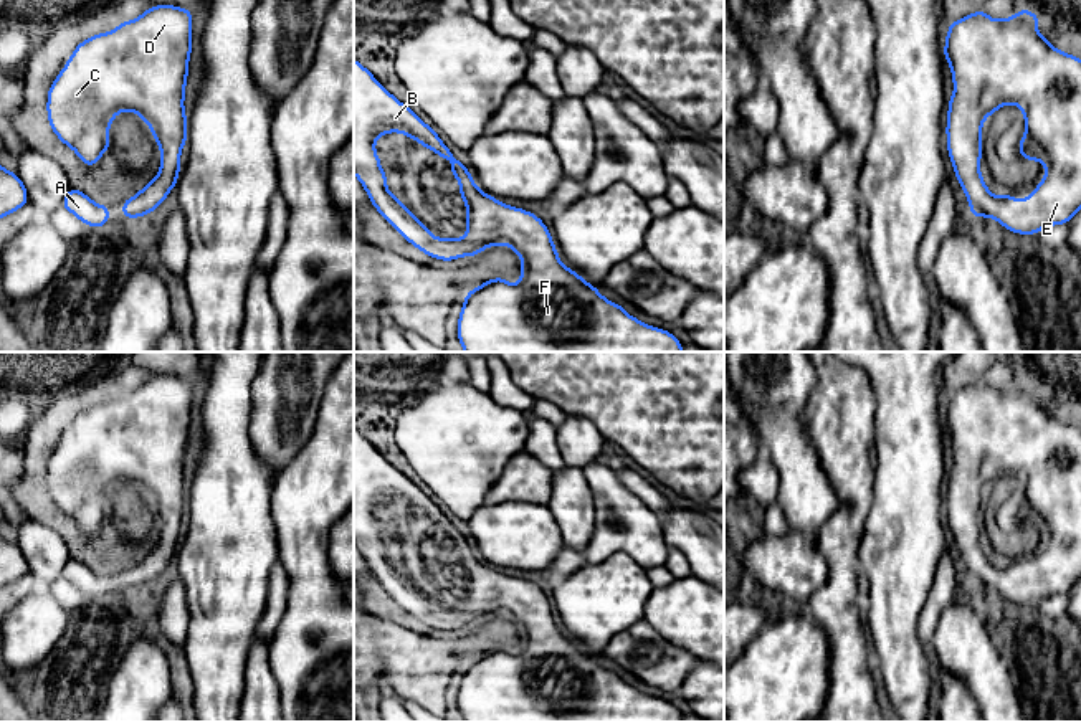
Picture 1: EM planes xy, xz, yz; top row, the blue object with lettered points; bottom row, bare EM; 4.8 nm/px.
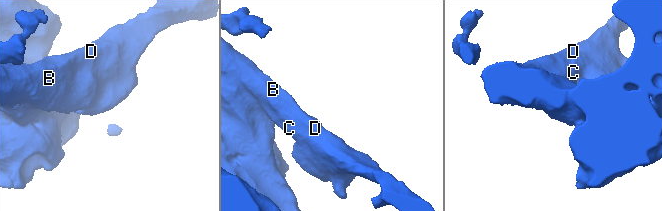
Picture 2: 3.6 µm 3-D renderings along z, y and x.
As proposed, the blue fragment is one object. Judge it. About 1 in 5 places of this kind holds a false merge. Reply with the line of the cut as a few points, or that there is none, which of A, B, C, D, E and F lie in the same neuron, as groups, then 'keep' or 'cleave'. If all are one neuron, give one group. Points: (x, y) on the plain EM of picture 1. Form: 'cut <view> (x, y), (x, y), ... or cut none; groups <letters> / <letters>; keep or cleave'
cut none; groups A B C D E F; keep

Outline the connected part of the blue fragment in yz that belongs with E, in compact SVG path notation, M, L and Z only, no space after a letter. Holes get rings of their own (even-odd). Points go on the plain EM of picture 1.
M1026 378L1005 390L979 380L949 395L944 416L954 451L945 504L955 547L974 588L995 588L1018 605L1064 595L1081 580L1081 430L1041 406L1036 400L1040 388ZM1007 474L1020 476L1025 486L1026 499L1018 514L1021 529L1040 530L1046 542L1025 570L1015 570L1010 563L992 565L980 545L982 492Z

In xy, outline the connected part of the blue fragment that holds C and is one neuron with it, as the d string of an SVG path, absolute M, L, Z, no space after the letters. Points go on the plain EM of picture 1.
M155 375L136 390L121 392L112 401L81 411L48 459L46 481L53 502L89 537L111 517L107 502L119 482L136 482L150 497L162 522L160 542L136 567L122 572L124 590L157 580L177 555L180 522L187 512L183 469L190 423L190 378Z

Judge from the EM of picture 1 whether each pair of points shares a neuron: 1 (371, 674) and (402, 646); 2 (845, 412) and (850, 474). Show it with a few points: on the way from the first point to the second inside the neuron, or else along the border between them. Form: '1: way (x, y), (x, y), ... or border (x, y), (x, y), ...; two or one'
1: way (379, 666), (394, 655); one
2: way (845, 427), (845, 446), (850, 460); one

